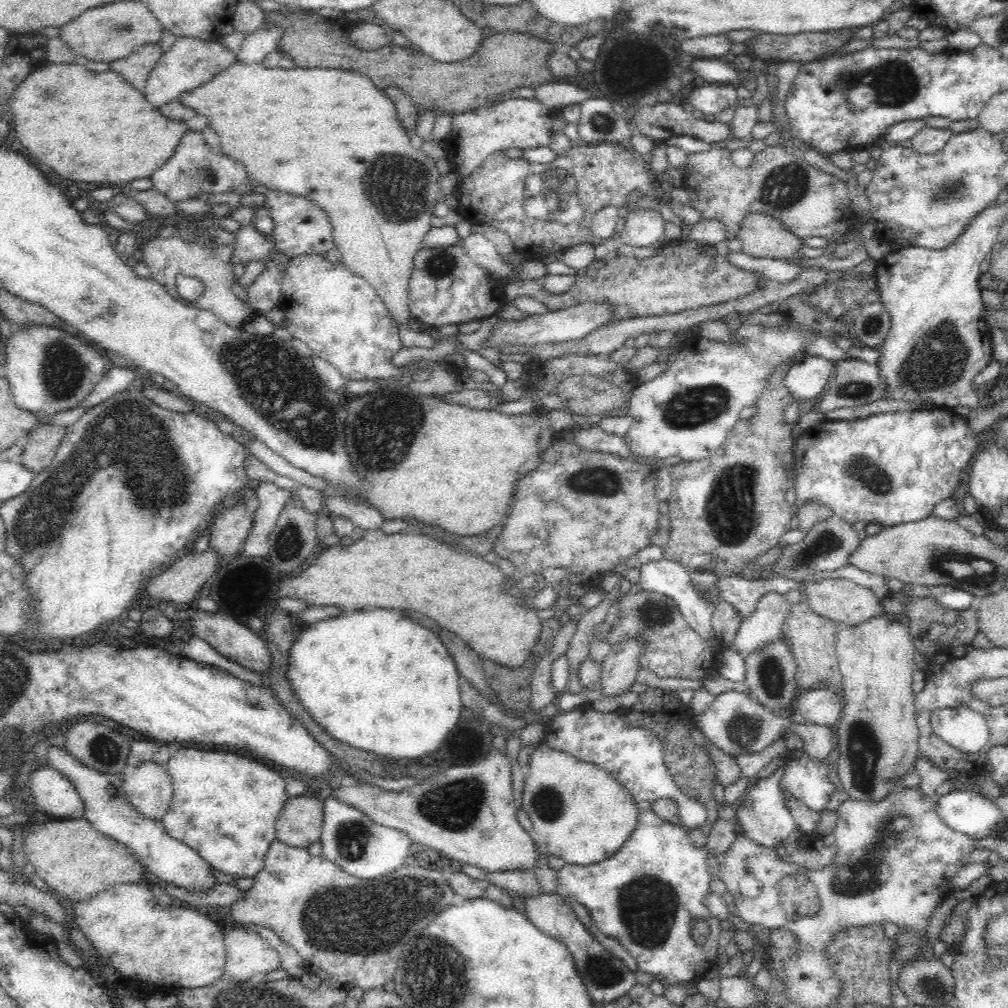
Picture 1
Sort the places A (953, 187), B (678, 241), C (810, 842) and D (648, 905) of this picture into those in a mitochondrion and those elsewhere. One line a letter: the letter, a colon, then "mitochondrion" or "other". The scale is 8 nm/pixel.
A: mitochondrion
B: other
C: other
D: mitochondrion

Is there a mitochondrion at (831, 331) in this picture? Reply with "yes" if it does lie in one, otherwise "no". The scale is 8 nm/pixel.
no

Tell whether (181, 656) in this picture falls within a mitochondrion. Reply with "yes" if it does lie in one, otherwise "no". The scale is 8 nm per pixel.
no

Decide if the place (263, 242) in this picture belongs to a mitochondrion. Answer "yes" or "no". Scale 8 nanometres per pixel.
no

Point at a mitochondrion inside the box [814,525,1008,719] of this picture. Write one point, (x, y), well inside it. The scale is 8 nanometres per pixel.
(973, 572)

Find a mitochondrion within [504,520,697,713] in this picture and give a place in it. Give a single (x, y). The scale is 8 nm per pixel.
(652, 615)

